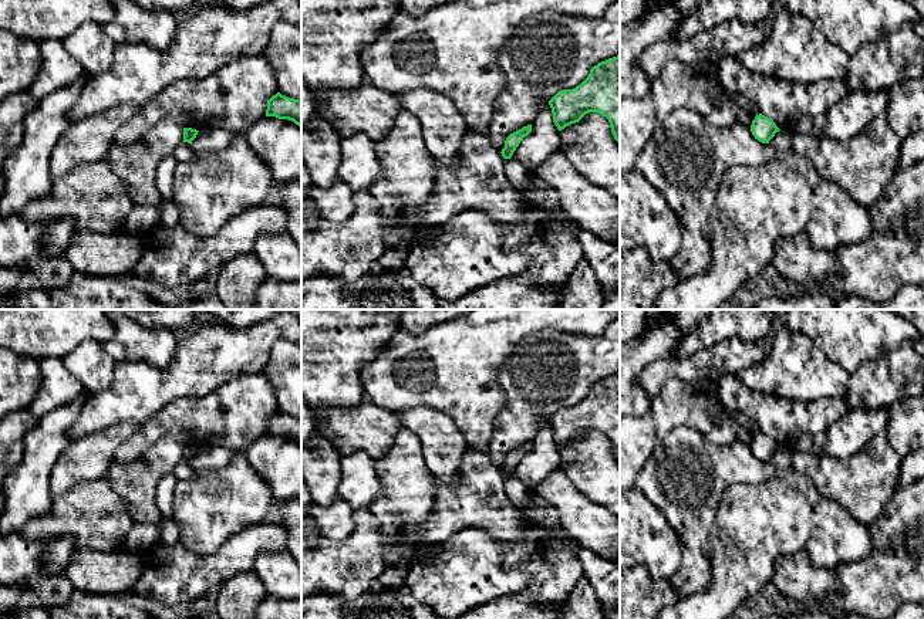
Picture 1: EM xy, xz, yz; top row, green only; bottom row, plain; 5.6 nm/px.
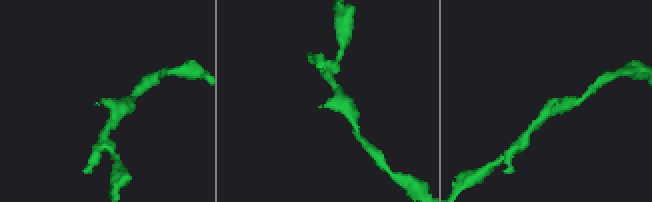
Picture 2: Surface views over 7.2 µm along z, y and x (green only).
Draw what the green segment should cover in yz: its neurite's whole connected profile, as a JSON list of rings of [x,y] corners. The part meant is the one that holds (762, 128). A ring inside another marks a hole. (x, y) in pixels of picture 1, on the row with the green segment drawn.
[[[762,114],[756,115],[751,125],[752,135],[762,143],[769,143],[779,131],[776,124]]]

